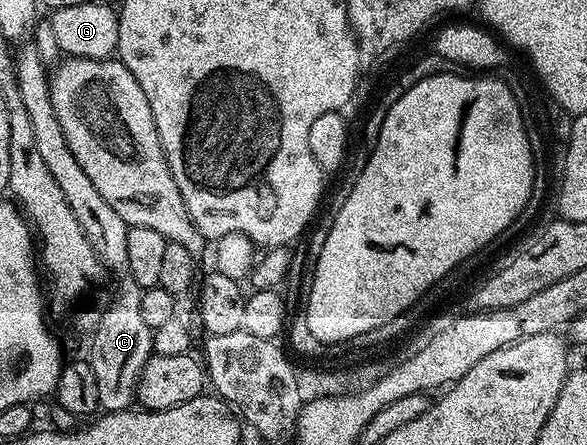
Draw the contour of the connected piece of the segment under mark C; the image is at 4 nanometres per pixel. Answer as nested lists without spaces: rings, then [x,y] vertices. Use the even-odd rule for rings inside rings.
[[[28,47],[16,54],[17,82],[19,95],[23,95],[23,107],[27,107],[27,115],[31,115],[31,127],[39,151],[51,175],[63,191],[75,219],[79,219],[79,227],[83,227],[83,235],[91,243],[97,258],[105,264],[110,274],[117,276],[117,286],[113,289],[113,302],[104,306],[101,319],[92,330],[93,346],[89,349],[87,360],[91,371],[95,371],[95,384],[99,386],[99,406],[111,413],[120,413],[134,404],[139,392],[141,374],[145,364],[154,356],[153,332],[143,320],[139,311],[139,303],[143,290],[135,279],[131,279],[127,267],[127,231],[128,223],[117,212],[111,211],[111,203],[95,191],[95,183],[87,179],[87,171],[79,167],[79,159],[71,155],[71,147],[65,145],[63,127],[55,119],[54,108],[51,107],[47,62],[39,55],[36,47]],[[46,69],[46,73],[45,73]]]

